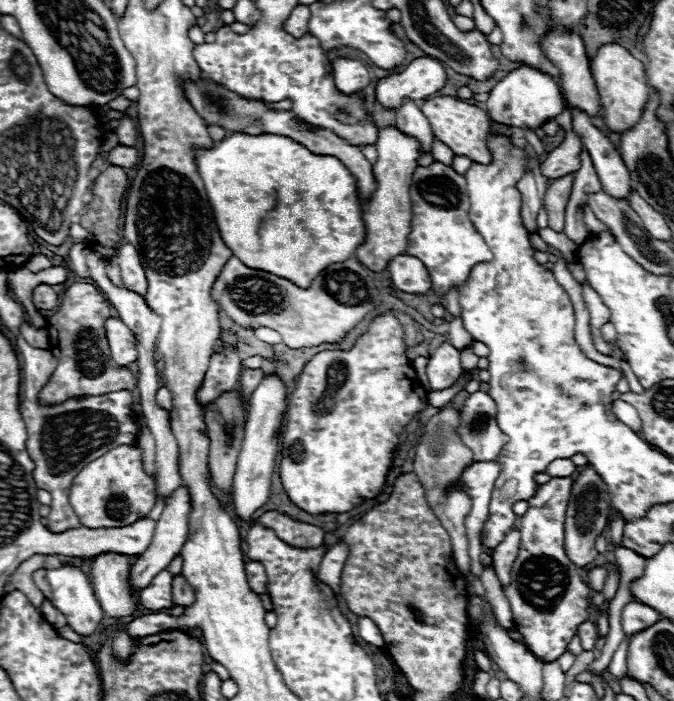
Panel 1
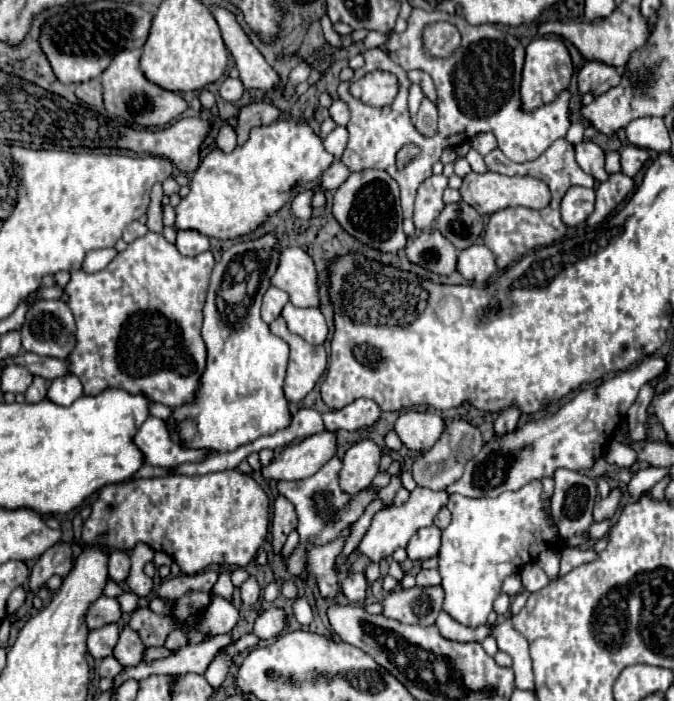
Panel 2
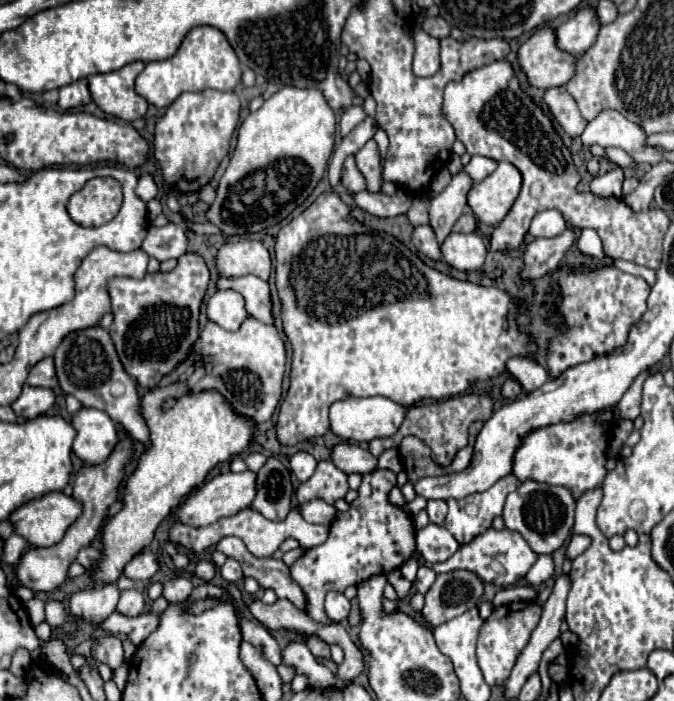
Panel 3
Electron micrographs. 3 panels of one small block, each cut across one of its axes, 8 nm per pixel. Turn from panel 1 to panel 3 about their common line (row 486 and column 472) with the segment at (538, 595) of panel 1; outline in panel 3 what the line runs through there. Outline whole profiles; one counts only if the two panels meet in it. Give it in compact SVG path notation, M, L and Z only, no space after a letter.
M488 528L486 532L478 534L472 542L460 546L458 552L456 552L450 560L446 560L446 562L442 562L442 564L428 564L428 562L420 560L420 554L418 554L418 552L414 554L414 558L416 558L422 566L428 566L428 568L432 568L432 570L436 570L436 572L452 572L452 570L462 568L462 570L470 570L470 572L478 574L484 582L490 582L490 584L494 584L494 586L506 588L506 586L512 586L512 584L520 582L520 580L528 574L528 570L530 570L530 568L534 566L534 562L538 560L538 554L528 546L528 542L526 542L518 532L512 532L512 530L508 530L508 528L504 528L504 530Z

